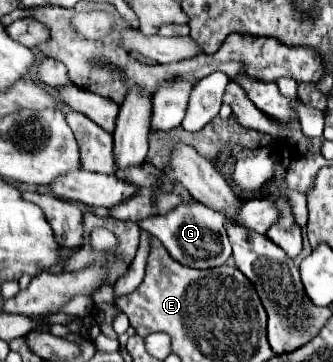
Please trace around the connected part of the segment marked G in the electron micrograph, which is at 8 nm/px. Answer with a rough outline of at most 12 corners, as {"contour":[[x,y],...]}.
{"contour":[[192,200],[140,220],[176,262],[222,266],[224,214]]}

